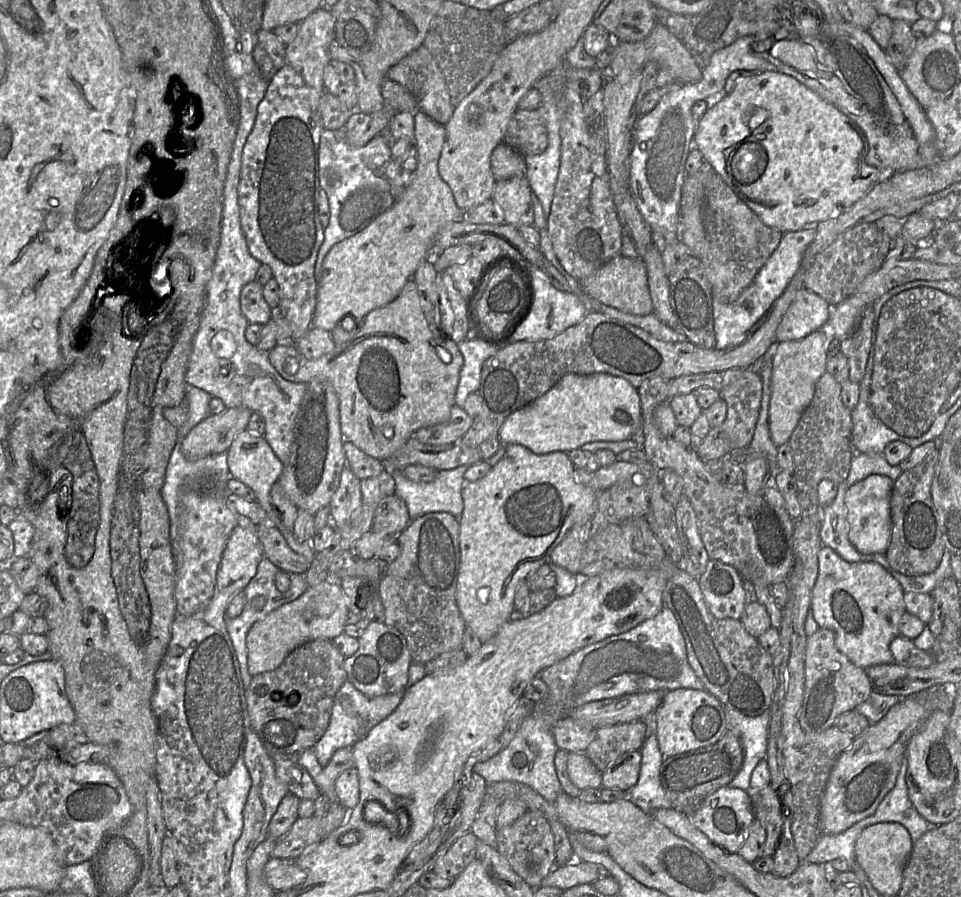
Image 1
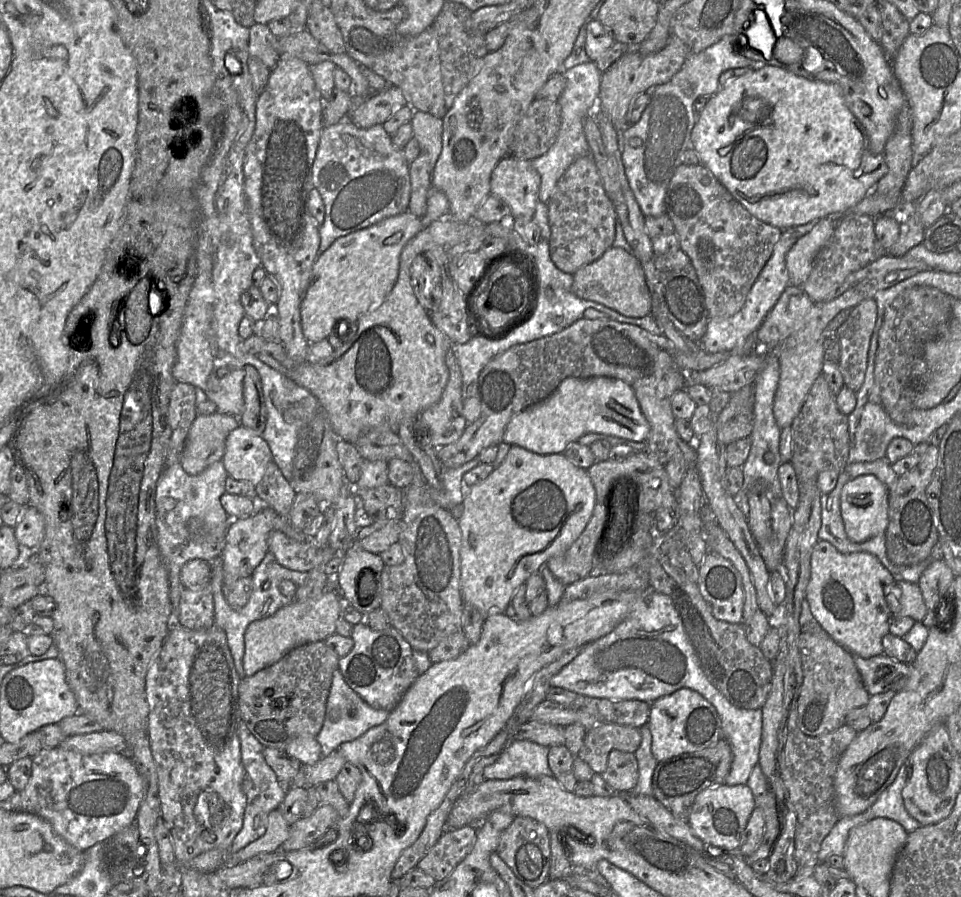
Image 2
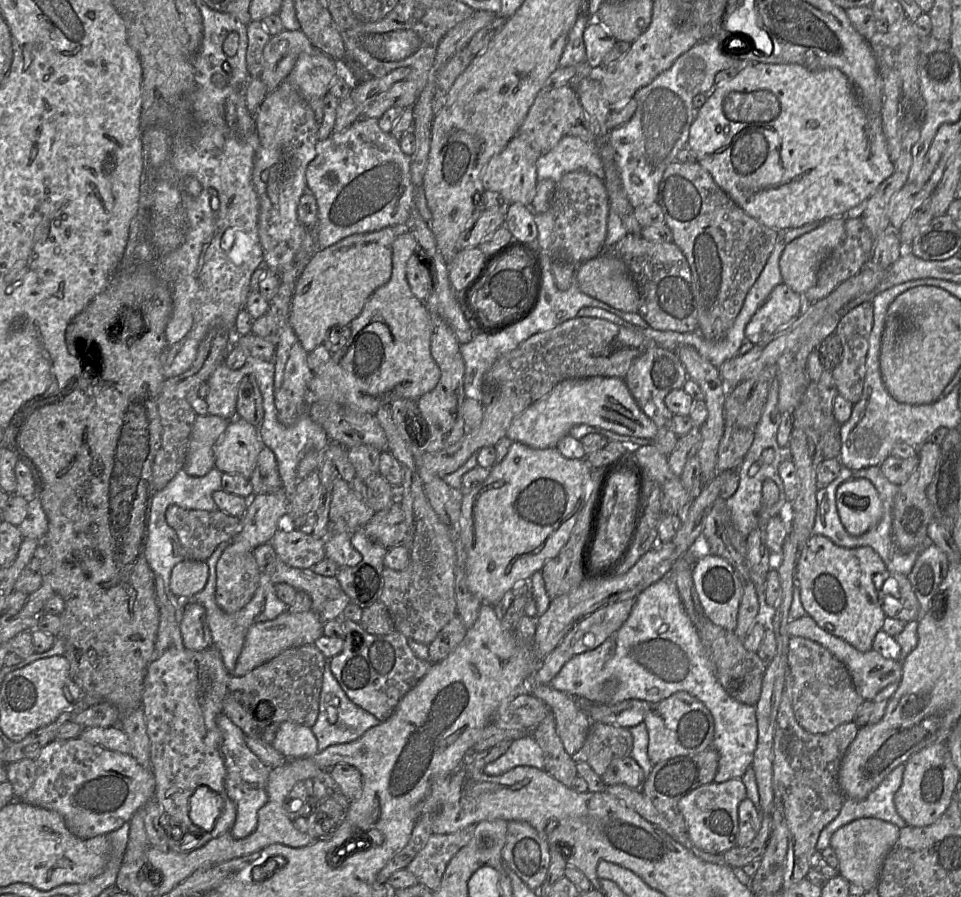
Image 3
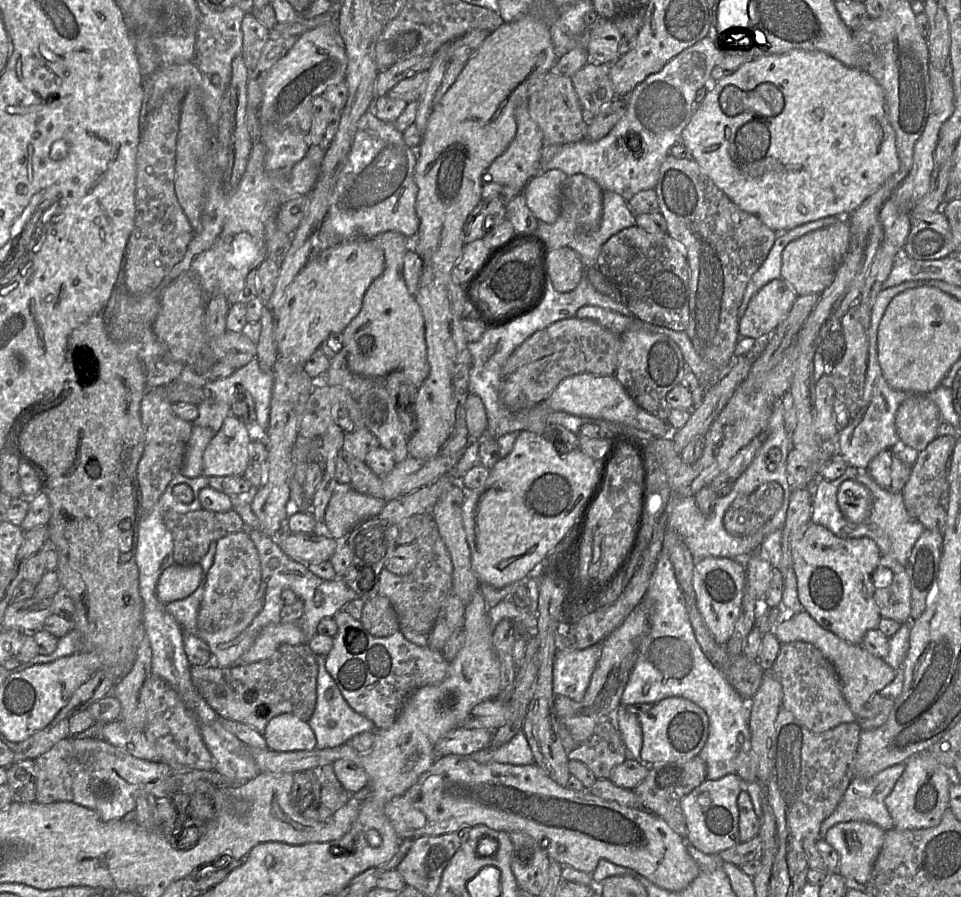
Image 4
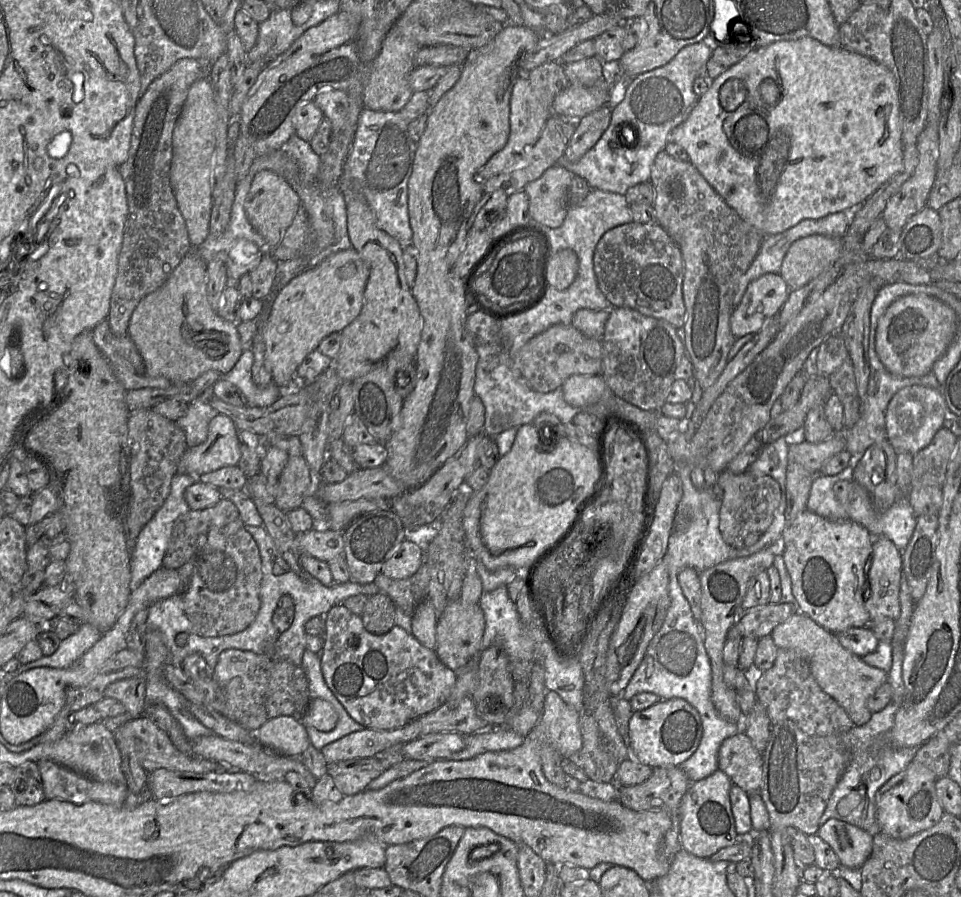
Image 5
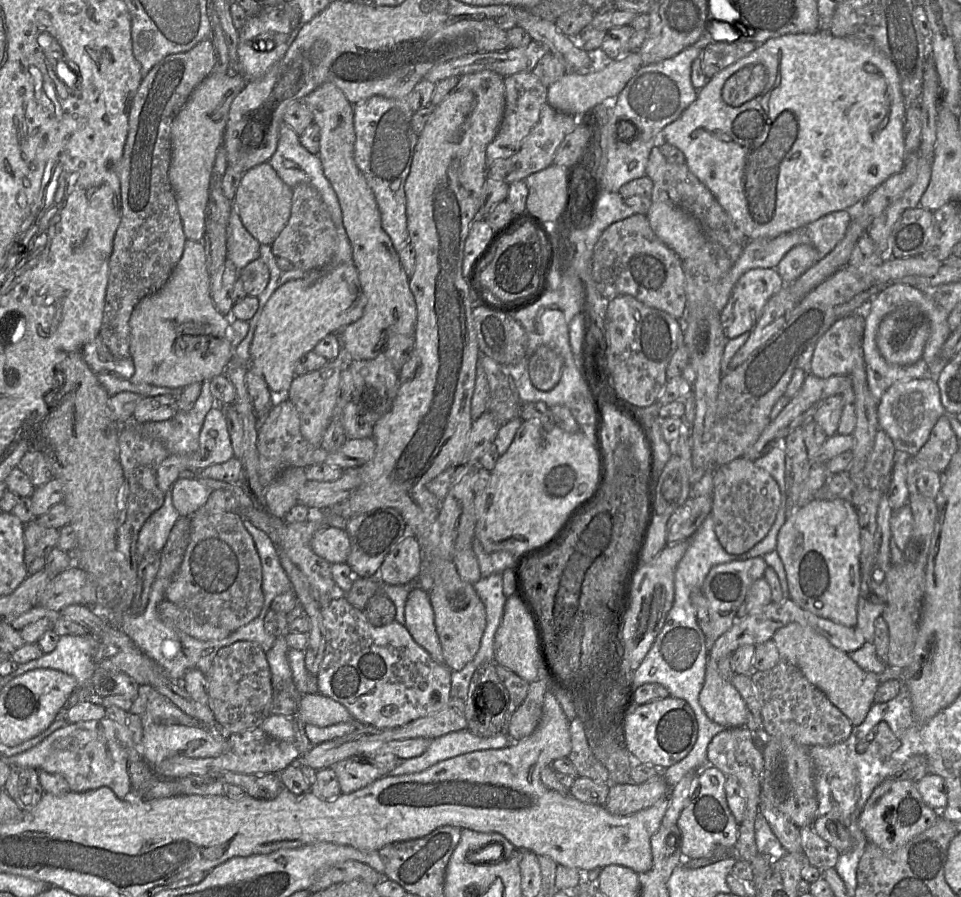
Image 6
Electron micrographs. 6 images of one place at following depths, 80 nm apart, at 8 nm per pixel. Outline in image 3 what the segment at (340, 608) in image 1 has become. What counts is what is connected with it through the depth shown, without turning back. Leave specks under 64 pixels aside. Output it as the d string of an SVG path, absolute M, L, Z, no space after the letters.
M308 610L301 613L285 611L273 620L252 625L246 634L244 647L232 674L243 676L288 648L313 644L323 635L324 623L316 612Z

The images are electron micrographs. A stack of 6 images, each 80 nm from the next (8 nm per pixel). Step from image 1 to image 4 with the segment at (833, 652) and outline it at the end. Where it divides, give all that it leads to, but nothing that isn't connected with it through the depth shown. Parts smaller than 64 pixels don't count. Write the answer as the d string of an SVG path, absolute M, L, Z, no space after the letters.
M803 641L781 644L778 657L770 669L782 685L782 707L790 711L811 732L822 733L842 723L858 721L842 693L842 686L836 669L814 645Z

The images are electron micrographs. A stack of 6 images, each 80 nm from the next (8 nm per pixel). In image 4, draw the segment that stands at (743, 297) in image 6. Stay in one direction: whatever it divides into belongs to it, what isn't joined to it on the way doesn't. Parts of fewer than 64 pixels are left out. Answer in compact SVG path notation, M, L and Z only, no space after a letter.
M777 278L767 283L752 297L745 314L739 319L740 337L763 341L770 336L777 326L786 319L797 296L783 278Z

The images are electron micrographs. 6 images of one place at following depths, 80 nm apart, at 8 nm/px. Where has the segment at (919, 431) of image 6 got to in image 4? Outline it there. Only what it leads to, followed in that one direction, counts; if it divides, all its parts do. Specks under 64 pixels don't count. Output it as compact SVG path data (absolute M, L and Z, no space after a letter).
M913 394L899 406L895 415L896 431L901 445L918 452L937 437L941 424L940 411L927 395Z

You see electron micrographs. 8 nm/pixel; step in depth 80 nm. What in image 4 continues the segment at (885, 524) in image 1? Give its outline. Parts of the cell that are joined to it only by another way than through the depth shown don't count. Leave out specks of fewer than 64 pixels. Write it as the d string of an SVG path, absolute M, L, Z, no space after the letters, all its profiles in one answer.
M855 479L844 481L837 491L837 502L843 516L852 523L862 523L872 510L870 490Z

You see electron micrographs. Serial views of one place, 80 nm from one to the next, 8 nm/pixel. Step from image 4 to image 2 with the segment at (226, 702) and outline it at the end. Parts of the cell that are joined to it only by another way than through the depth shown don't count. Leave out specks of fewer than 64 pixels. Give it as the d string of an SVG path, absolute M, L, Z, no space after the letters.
M323 640L302 644L290 650L279 661L263 668L254 675L240 680L238 703L241 718L252 735L263 747L284 751L287 744L299 736L316 737L326 713L333 674L338 670L339 656Z

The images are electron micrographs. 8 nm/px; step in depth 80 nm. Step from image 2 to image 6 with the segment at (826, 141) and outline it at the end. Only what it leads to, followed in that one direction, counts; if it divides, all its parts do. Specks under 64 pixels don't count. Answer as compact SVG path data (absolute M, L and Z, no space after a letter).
M830 31L787 34L758 45L749 55L709 78L706 85L698 90L696 100L679 118L663 128L661 139L684 153L685 163L690 171L712 192L737 228L748 240L756 240L775 238L829 213L846 210L858 201L864 200L889 177L900 173L905 164L905 115L906 105L897 70L872 43L835 37Z

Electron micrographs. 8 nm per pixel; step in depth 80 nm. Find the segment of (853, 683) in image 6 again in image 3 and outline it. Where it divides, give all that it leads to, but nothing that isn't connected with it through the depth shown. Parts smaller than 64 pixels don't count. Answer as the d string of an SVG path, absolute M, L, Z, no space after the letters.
M808 614L801 618L790 620L786 627L790 637L803 637L810 639L829 650L848 669L857 692L864 700L873 698L889 684L899 682L902 678L902 662L883 657L880 653L871 650L861 652L843 639L822 629Z

